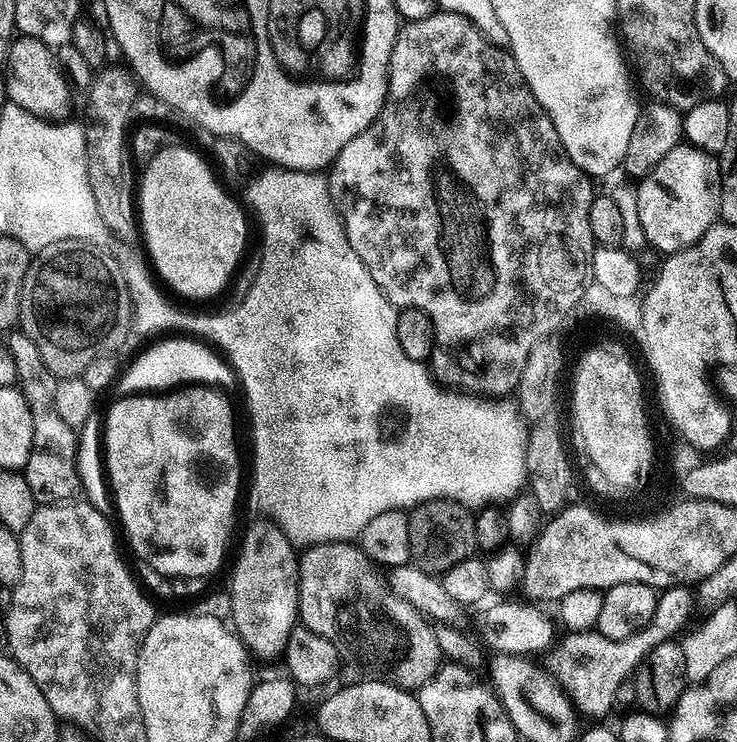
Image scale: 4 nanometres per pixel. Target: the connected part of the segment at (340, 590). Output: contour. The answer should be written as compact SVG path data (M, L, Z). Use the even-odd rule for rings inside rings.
M325 540L309 544L298 559L298 620L303 627L334 641L345 653L353 652L379 679L399 688L419 690L433 676L442 663L435 627L411 602L395 593L381 565L371 560L359 543ZM347 548L352 557L336 560L336 552Z

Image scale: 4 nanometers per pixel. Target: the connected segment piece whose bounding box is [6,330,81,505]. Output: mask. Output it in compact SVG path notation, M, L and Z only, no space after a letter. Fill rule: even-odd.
M12 330L7 333L6 343L10 354L14 354L14 363L18 369L16 384L22 398L26 398L26 406L30 406L30 419L34 422L34 442L30 450L30 458L22 469L26 483L34 493L37 505L62 504L65 500L77 499L81 486L78 476L77 429L66 426L64 419L58 414L58 405L54 403L56 376L50 374L42 354L38 354L38 346L30 342L30 338L22 331Z

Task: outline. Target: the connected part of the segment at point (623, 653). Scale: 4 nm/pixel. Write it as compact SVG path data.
M688 586L663 589L656 601L654 618L650 618L650 622L641 632L630 634L630 638L625 640L611 640L595 630L569 631L565 635L564 642L551 651L550 670L581 713L586 712L592 716L606 715L616 704L618 686L622 686L622 682L635 673L646 654L650 654L650 650L654 650L654 646L662 642L676 640L689 627L688 619L692 616L692 591Z

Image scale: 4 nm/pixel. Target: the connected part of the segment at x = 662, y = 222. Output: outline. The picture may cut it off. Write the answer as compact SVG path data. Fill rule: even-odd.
M681 142L639 184L640 188L635 189L638 198L638 222L642 222L642 234L646 234L649 249L657 248L660 254L681 252L698 242L702 234L706 234L706 230L710 230L717 223L720 215L720 166L713 153Z

